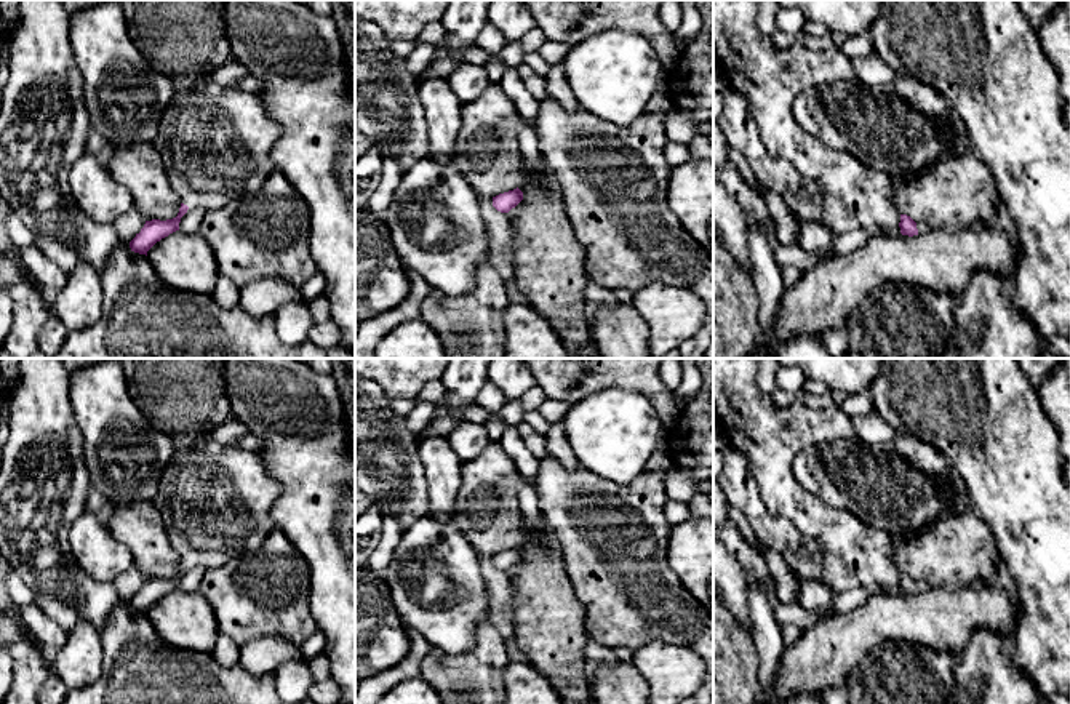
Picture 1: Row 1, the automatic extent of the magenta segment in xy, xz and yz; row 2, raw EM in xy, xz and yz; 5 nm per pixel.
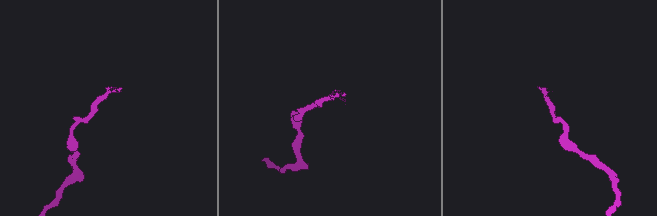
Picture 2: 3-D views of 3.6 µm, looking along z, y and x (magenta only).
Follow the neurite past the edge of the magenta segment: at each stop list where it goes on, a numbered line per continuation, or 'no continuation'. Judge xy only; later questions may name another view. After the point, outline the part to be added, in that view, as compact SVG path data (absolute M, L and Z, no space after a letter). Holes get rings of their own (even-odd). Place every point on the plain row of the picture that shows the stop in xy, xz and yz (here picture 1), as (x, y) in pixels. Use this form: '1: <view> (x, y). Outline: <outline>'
1: xy (215, 500). Outline: M184 440L162 472L152 502L182 562L189 566L218 568L232 560L259 557L264 539L275 528L270 509L280 494L281 485L270 475L259 453L238 443Z

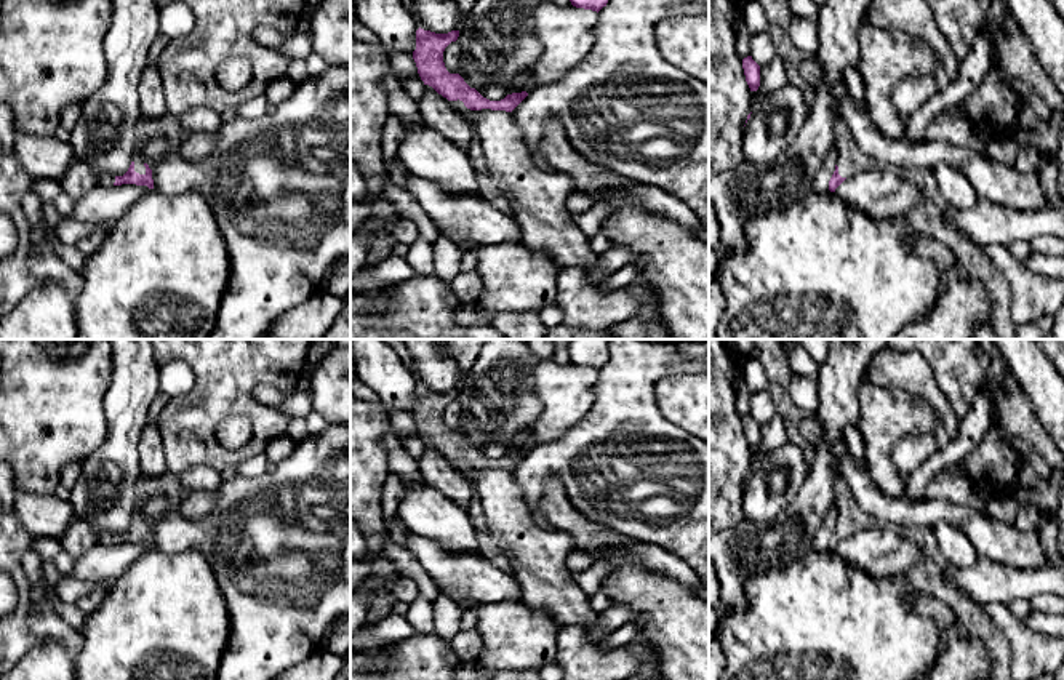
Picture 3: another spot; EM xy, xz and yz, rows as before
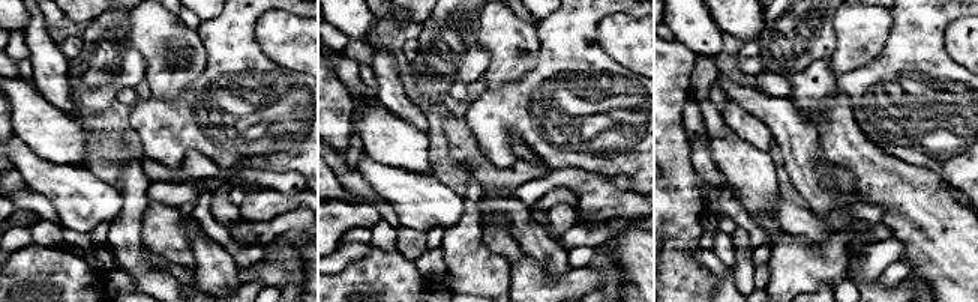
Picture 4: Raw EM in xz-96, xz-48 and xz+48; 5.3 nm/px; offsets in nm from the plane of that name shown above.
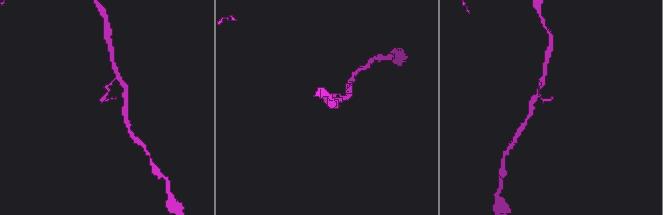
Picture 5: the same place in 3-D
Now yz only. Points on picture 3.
1: yz (773, 357). Outline: M755 339L755 349L768 378L768 394L774 403L776 414L781 416L786 426L787 445L797 446L803 453L810 470L814 461L814 448L805 440L797 427L797 422L805 414L798 410L789 394L789 386L794 378L789 355L782 347L781 339Z

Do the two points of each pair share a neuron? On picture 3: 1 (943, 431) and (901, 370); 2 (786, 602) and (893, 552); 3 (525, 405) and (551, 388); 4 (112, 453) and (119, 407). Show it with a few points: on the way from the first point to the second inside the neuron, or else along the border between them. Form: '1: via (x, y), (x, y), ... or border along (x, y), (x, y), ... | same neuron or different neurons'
1: via (943, 415), (943, 407), (917, 381) | same neuron
2: border along (832, 551), (850, 565), (869, 575), (895, 575) | different neurons
3: border along (541, 360), (533, 372), (541, 413), (530, 428) | different neurons
4: via (119, 442), (119, 418) | same neuron

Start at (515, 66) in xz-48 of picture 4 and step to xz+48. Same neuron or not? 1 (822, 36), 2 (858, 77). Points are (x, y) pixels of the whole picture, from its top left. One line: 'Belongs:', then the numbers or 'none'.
Belongs: none

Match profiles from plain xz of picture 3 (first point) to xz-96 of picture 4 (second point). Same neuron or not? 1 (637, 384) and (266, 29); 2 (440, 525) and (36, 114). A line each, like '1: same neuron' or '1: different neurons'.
1: different neurons
2: same neuron

